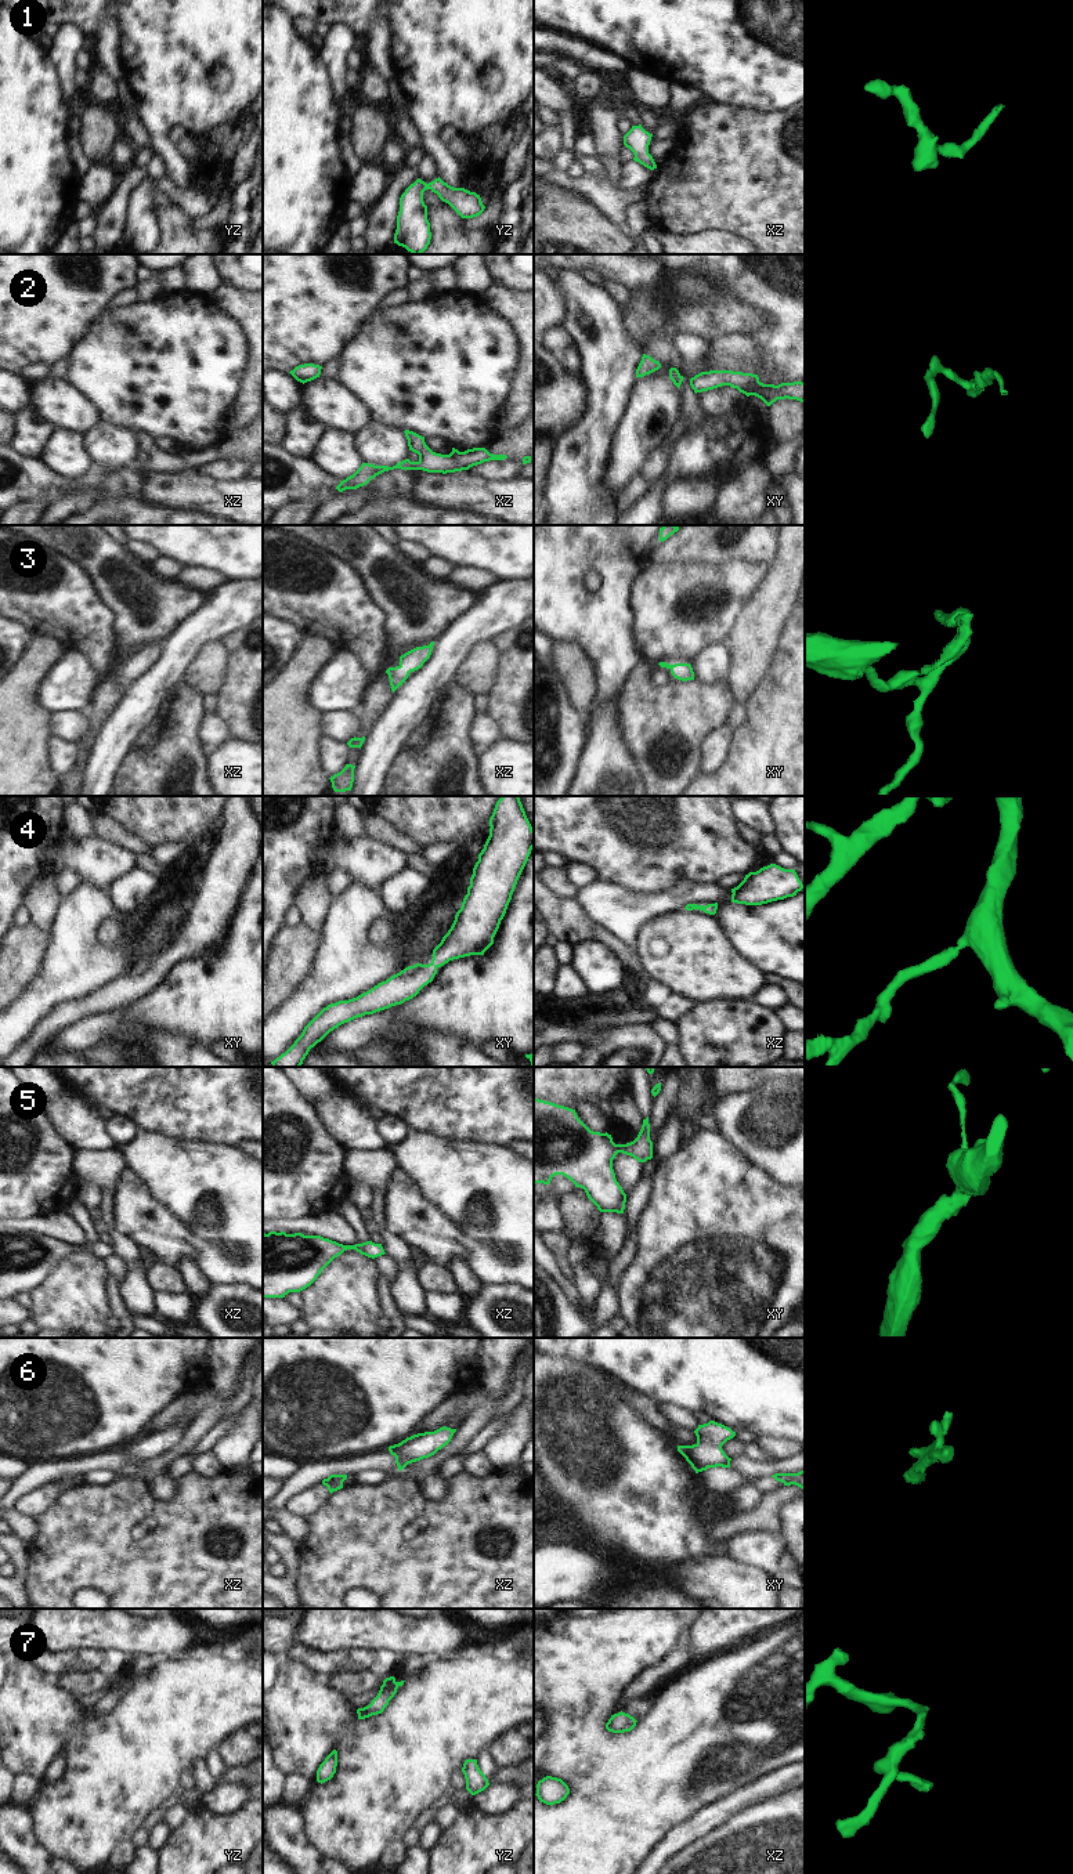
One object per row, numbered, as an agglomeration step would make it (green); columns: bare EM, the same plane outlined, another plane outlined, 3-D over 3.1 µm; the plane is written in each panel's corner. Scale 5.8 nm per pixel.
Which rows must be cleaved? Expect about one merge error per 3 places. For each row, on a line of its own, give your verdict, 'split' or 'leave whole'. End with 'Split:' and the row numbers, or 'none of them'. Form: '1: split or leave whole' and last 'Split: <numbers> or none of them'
1: leave whole
2: leave whole
3: leave whole
4: leave whole
5: leave whole
6: leave whole
7: leave whole
Split: none of them

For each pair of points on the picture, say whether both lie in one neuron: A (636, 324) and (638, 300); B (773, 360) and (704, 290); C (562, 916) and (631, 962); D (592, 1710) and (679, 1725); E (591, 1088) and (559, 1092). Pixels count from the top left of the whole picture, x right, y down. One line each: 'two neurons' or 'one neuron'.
A: one neuron
B: two neurons
C: one neuron
D: one neuron
E: one neuron

